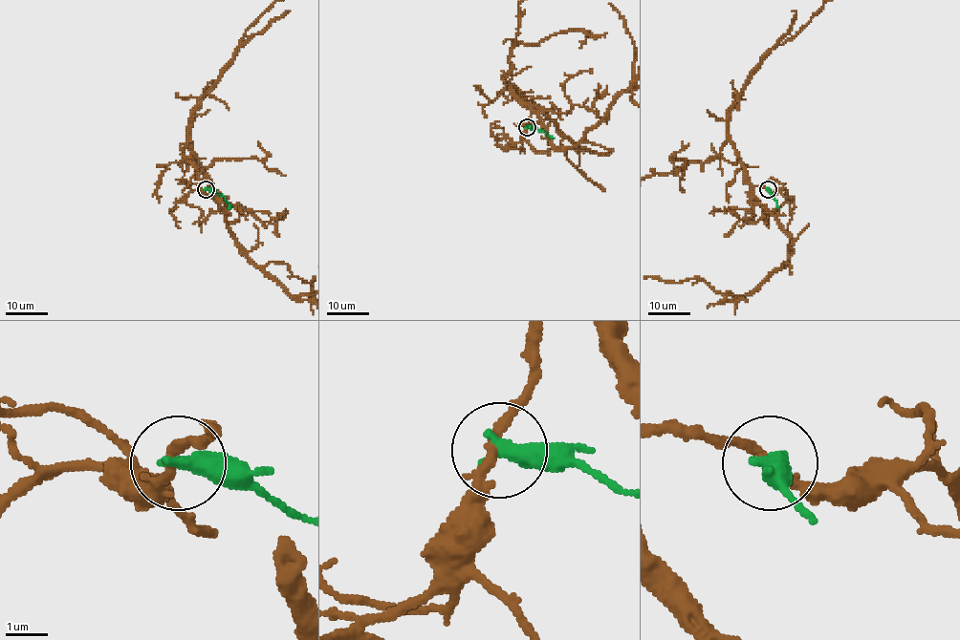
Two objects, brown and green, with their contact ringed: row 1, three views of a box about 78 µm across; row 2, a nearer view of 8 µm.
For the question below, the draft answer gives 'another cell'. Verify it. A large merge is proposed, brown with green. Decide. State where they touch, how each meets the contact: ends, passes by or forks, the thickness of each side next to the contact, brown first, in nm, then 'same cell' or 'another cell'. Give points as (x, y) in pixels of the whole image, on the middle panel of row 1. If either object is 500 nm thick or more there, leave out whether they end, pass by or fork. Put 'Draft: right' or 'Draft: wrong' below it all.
place (527, 127); brown passes by; green ends; calibres 240 and 480 nm; another cell
Draft: right

